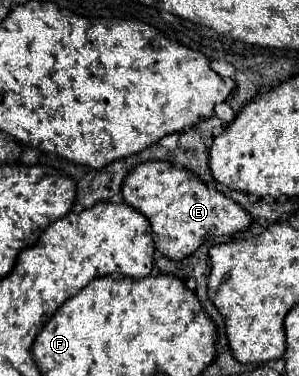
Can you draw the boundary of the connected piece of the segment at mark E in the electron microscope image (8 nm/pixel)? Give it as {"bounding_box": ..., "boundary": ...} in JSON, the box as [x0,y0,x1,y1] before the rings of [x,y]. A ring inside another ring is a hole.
{"bounding_box":[121,161,251,261],"boundary":[[[169,161],[139,163],[125,177],[121,191],[125,203],[149,219],[157,251],[173,261],[191,255],[207,237],[233,235],[251,225],[249,215],[235,201],[209,189],[195,173],[177,169]]]}

